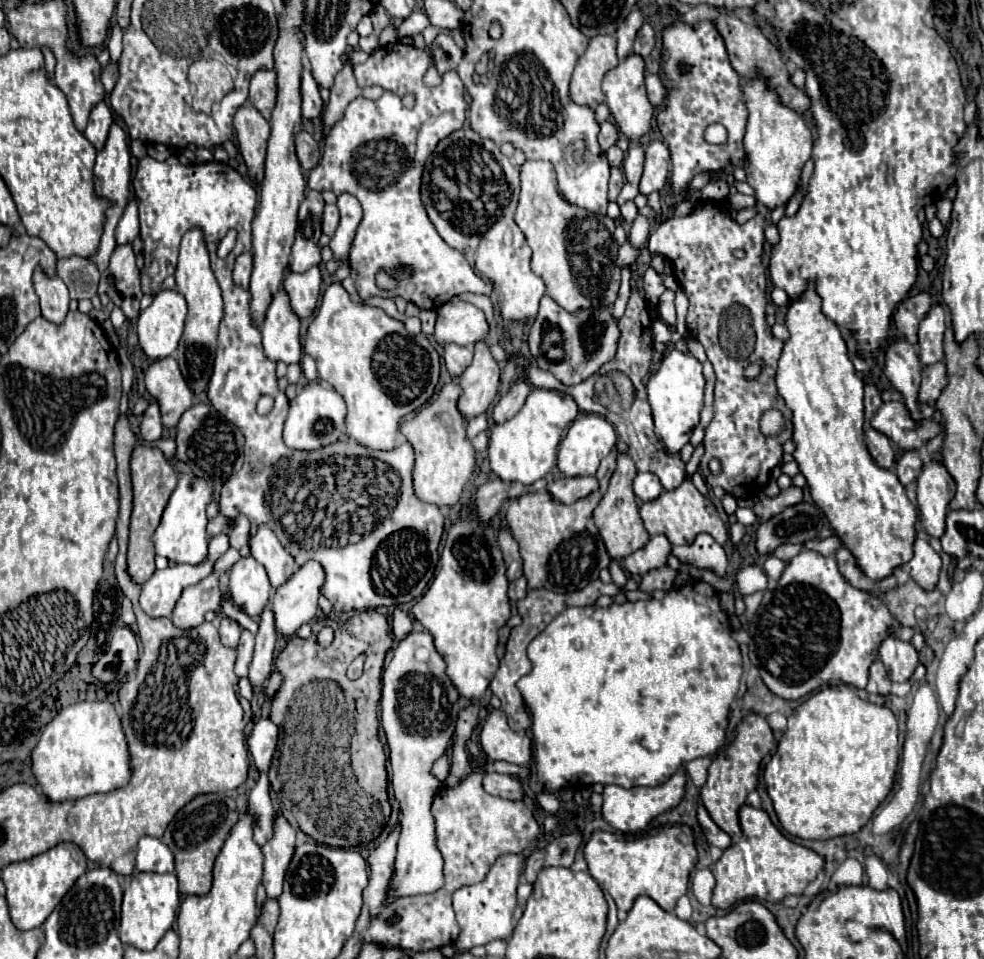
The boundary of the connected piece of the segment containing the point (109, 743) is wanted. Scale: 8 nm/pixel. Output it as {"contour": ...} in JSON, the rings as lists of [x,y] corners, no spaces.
{"contour":[[[81,701],[61,709],[55,715],[55,719],[45,727],[37,747],[33,749],[31,761],[35,779],[51,801],[69,801],[93,793],[107,793],[127,785],[127,781],[131,779],[131,757],[127,739],[121,727],[121,719],[115,711],[115,705],[109,701]]]}

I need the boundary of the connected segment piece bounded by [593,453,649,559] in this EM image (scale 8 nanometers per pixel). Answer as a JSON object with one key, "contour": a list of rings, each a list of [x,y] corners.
{"contour":[[[617,453],[617,467],[611,475],[607,493],[603,495],[603,499],[599,501],[599,505],[593,511],[593,519],[595,525],[605,541],[605,547],[609,551],[609,555],[613,559],[623,559],[627,555],[631,555],[633,551],[637,551],[639,547],[643,547],[649,541],[649,535],[643,527],[643,521],[639,517],[639,507],[637,507],[637,499],[633,493],[633,479],[637,475],[637,467],[631,459],[629,453]]]}

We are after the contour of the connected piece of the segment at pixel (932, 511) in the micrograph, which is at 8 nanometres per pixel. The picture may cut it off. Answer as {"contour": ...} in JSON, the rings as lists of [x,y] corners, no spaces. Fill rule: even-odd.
{"contour":[[[943,461],[923,463],[923,471],[917,479],[917,507],[919,523],[933,537],[941,537],[945,531],[947,505],[955,495],[955,481],[949,475]]]}

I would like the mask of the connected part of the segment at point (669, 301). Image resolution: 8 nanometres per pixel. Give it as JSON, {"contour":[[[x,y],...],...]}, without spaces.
{"contour":[[[665,289],[665,293],[659,299],[659,315],[663,321],[667,321],[667,325],[675,325],[675,291]]]}

